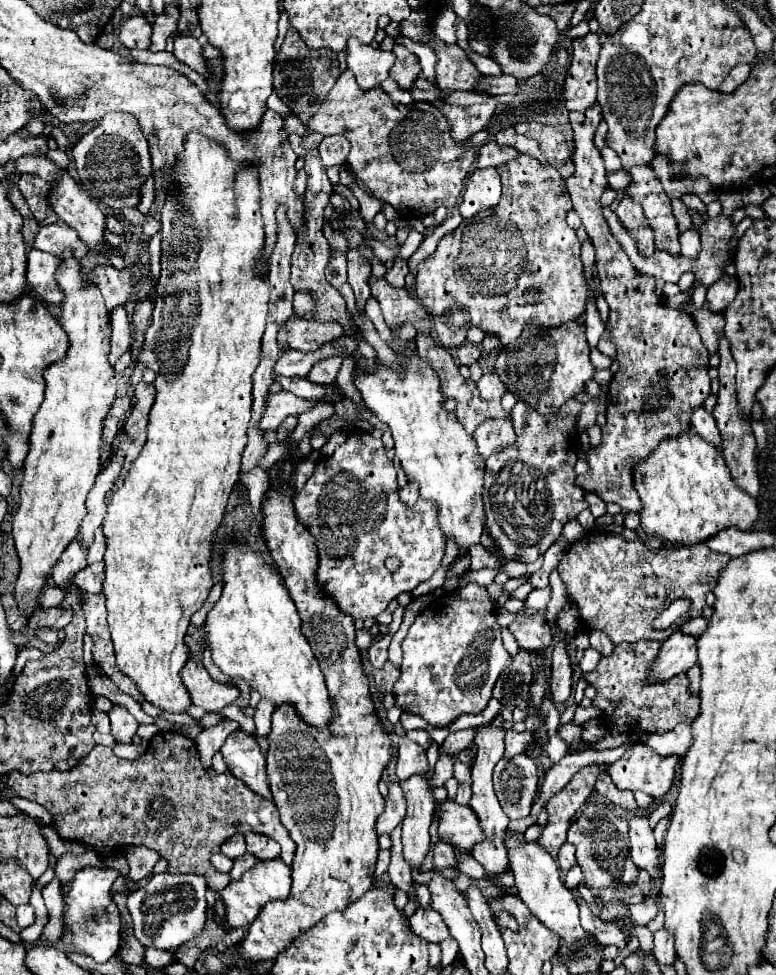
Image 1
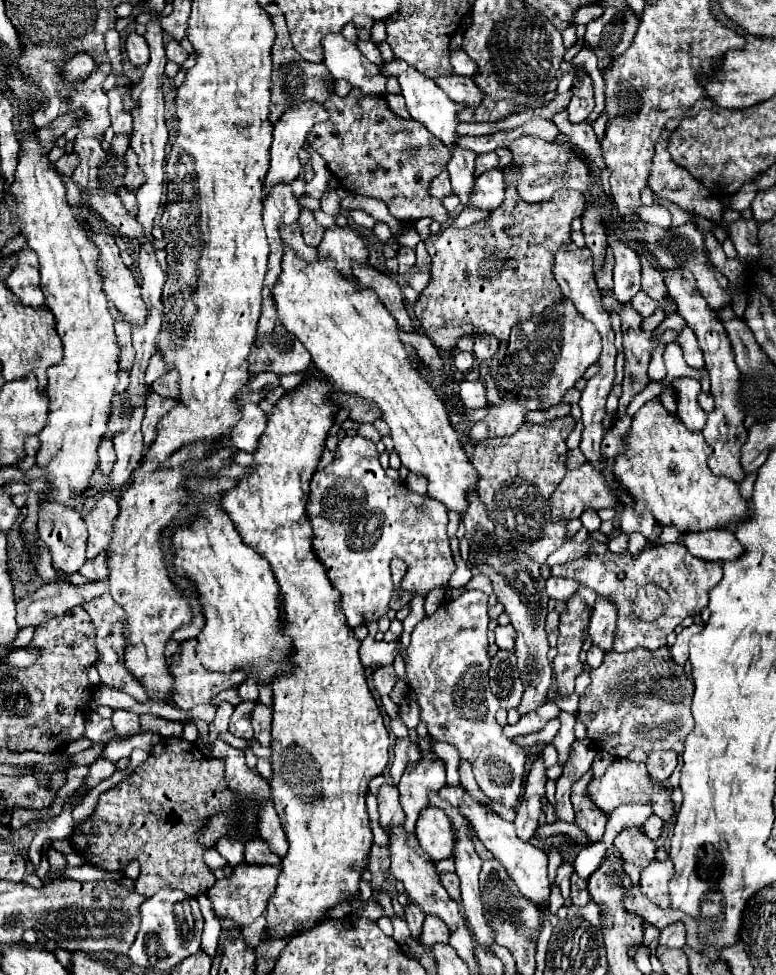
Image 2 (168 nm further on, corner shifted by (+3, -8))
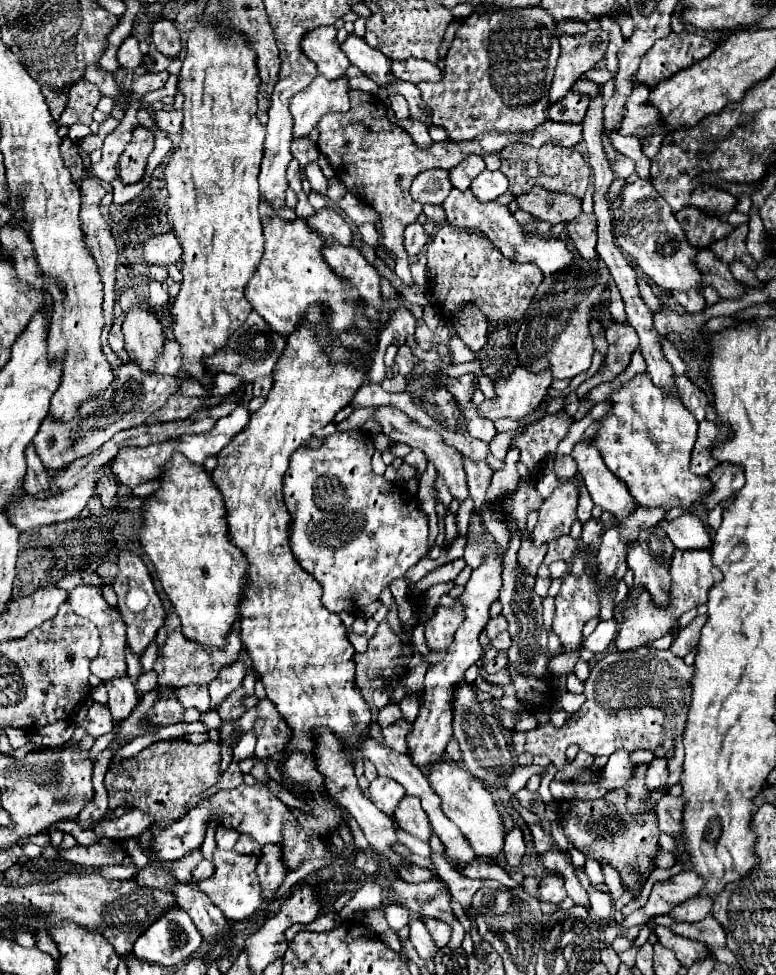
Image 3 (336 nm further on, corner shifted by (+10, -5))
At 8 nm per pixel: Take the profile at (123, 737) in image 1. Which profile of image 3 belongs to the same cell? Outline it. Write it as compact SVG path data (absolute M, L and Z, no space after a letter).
M128 677L114 679L112 683L106 683L106 689L108 689L108 697L110 697L108 709L112 713L112 721L122 723L138 703L136 689Z

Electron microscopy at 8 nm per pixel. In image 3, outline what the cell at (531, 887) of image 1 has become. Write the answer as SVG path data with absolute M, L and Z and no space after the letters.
M446 761L432 767L428 775L434 791L442 797L442 811L448 815L448 819L464 833L464 837L470 841L476 855L498 855L504 851L504 821L502 813L496 807L496 801L488 787L480 783L478 779L472 779L468 771L464 771L458 765L450 765Z

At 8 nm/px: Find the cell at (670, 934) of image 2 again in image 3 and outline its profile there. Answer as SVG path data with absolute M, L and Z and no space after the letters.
M688 899L680 905L674 907L674 911L670 911L670 917L674 921L686 921L686 923L696 923L700 919L704 919L712 909L710 899Z

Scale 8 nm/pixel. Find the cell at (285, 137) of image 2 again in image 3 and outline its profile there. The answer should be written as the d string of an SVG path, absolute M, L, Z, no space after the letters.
M318 75L304 91L296 93L290 101L294 137L306 137L324 115L346 113L348 109L350 103L346 77L328 81L322 75Z

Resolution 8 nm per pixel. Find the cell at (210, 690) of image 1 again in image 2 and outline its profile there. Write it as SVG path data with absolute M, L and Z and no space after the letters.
M189 638L179 648L179 662L177 666L169 666L175 686L171 688L173 702L183 708L191 710L197 704L209 704L211 698L215 698L219 692L235 688L239 684L239 678L229 678L223 674L215 674L207 670L195 654L197 640Z

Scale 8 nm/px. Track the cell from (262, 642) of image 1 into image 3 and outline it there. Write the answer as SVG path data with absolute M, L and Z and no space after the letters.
M176 455L160 479L160 489L144 505L146 517L138 533L140 543L182 621L184 637L198 645L222 649L238 621L236 615L250 567L248 559L230 539L222 495L202 465Z

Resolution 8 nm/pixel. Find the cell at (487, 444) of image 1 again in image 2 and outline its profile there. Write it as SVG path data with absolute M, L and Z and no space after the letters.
M505 390L499 392L499 398L501 398L501 404L499 406L493 404L489 408L489 414L483 420L473 424L471 438L475 442L481 442L493 436L513 434L525 422L525 416L527 416L525 406L521 406L517 400L509 400Z

